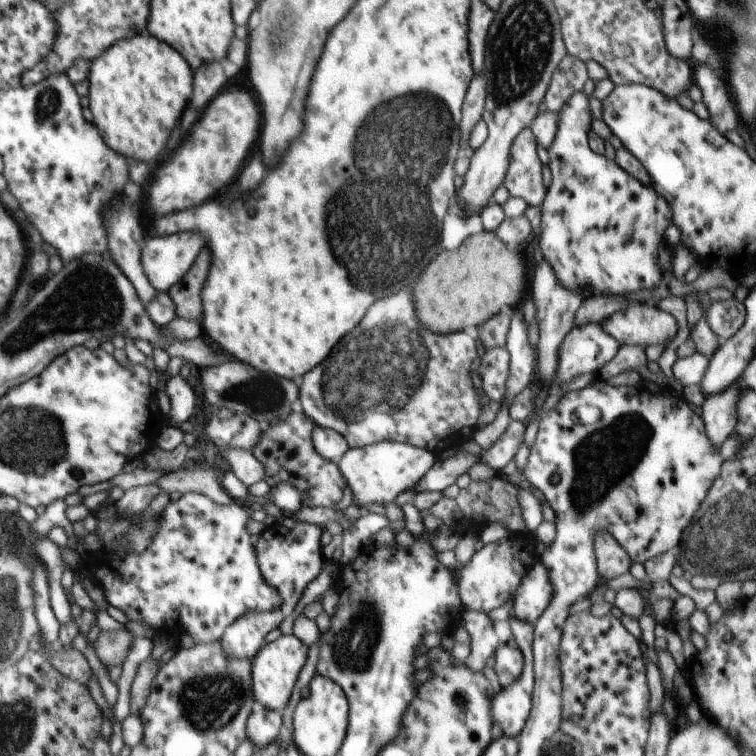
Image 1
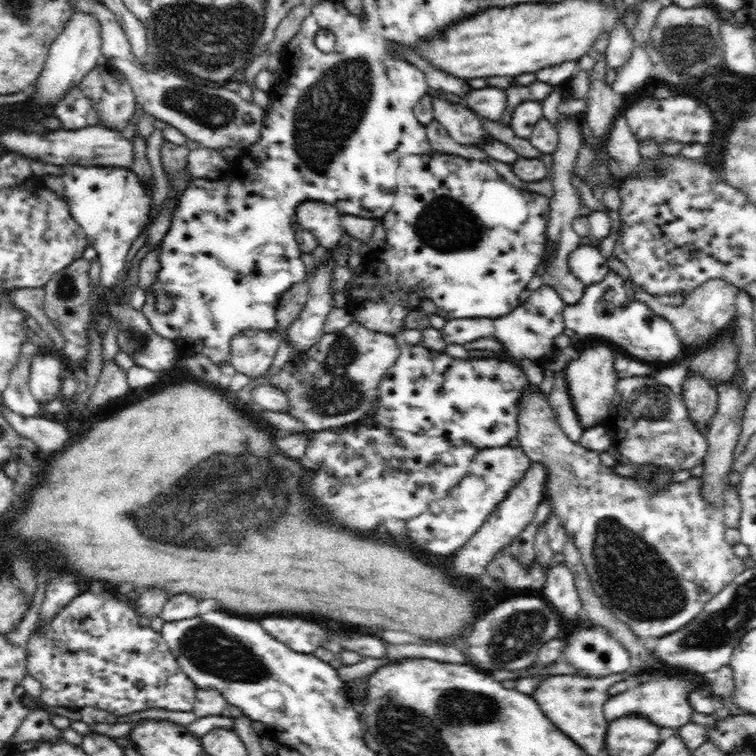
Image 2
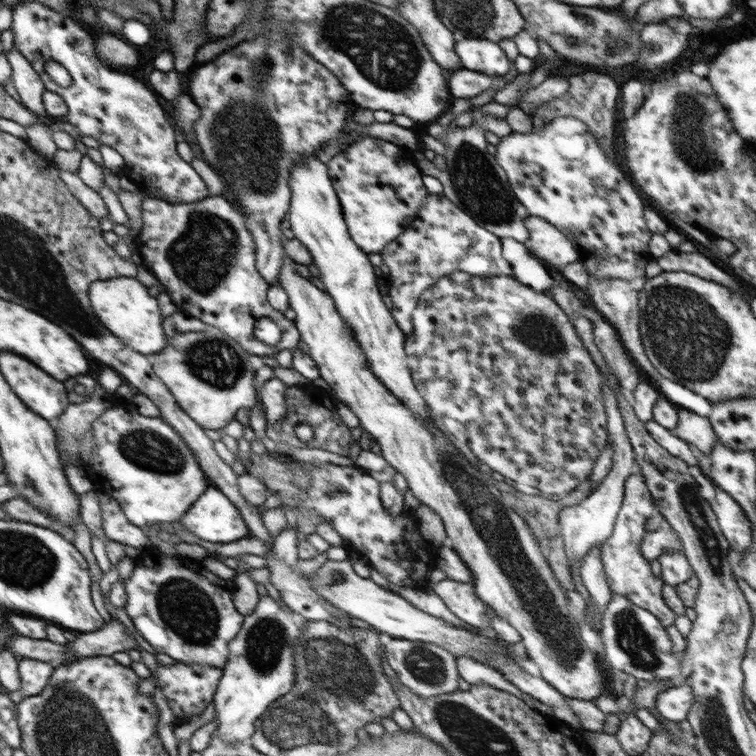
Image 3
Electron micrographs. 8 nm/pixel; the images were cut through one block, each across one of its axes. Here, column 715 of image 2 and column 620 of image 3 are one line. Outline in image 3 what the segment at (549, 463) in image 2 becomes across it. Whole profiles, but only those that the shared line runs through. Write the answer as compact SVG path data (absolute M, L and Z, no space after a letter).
M633 472L626 478L623 503L618 511L612 535L600 547L602 550L600 558L602 558L606 582L612 594L624 596L624 598L630 599L632 604L648 610L661 622L662 627L667 629L674 625L676 613L664 601L662 586L665 582L662 577L656 577L652 573L650 561L646 557L642 557L642 553L640 553L640 542L642 542L644 534L649 532L646 530L646 522L654 514L654 509L656 509L656 505L646 486L643 474Z

